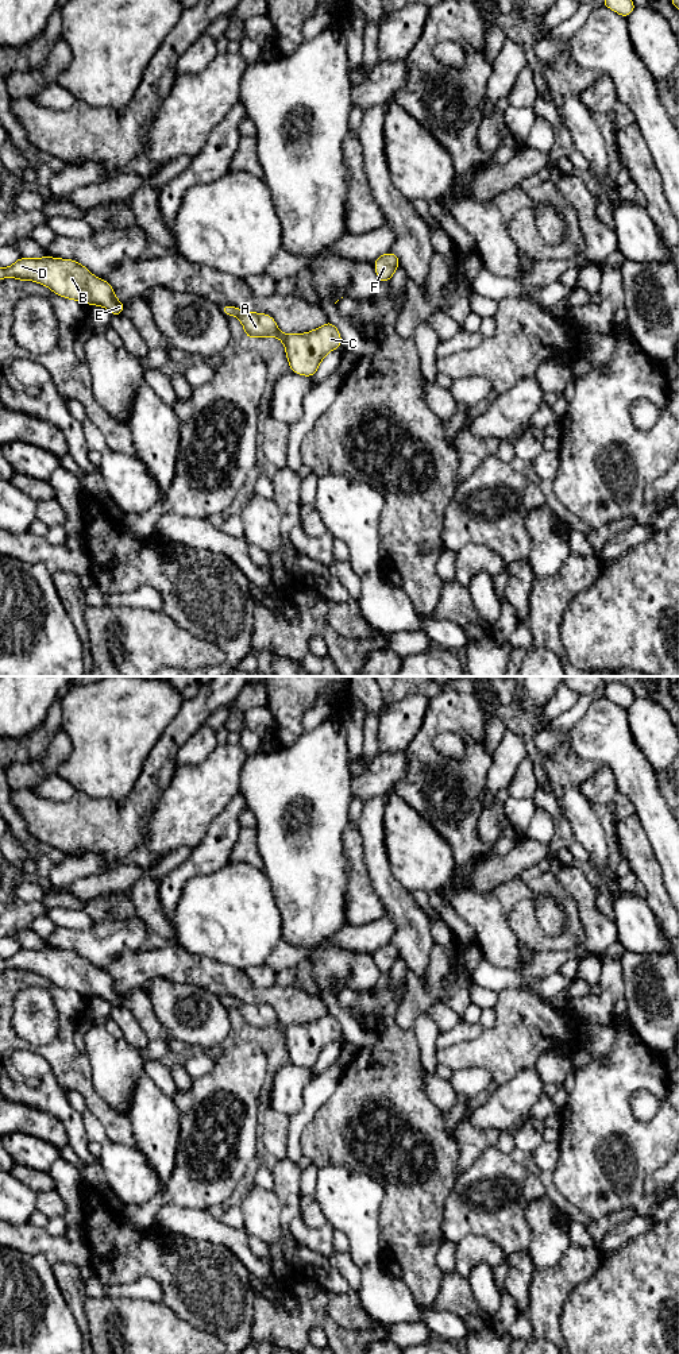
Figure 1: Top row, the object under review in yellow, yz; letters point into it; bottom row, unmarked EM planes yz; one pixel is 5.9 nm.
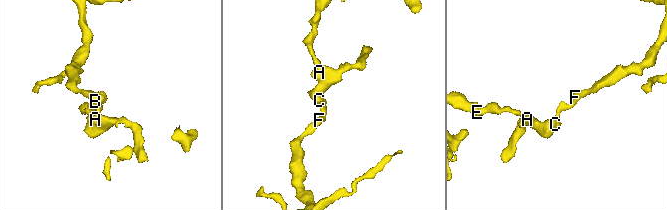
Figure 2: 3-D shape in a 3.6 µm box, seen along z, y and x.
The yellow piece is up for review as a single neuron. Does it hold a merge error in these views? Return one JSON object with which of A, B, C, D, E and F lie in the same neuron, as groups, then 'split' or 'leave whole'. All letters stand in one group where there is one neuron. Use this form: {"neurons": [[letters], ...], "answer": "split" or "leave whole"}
{"neurons": [["A", "B", "C", "D", "E", "F"]], "answer": "leave whole"}

